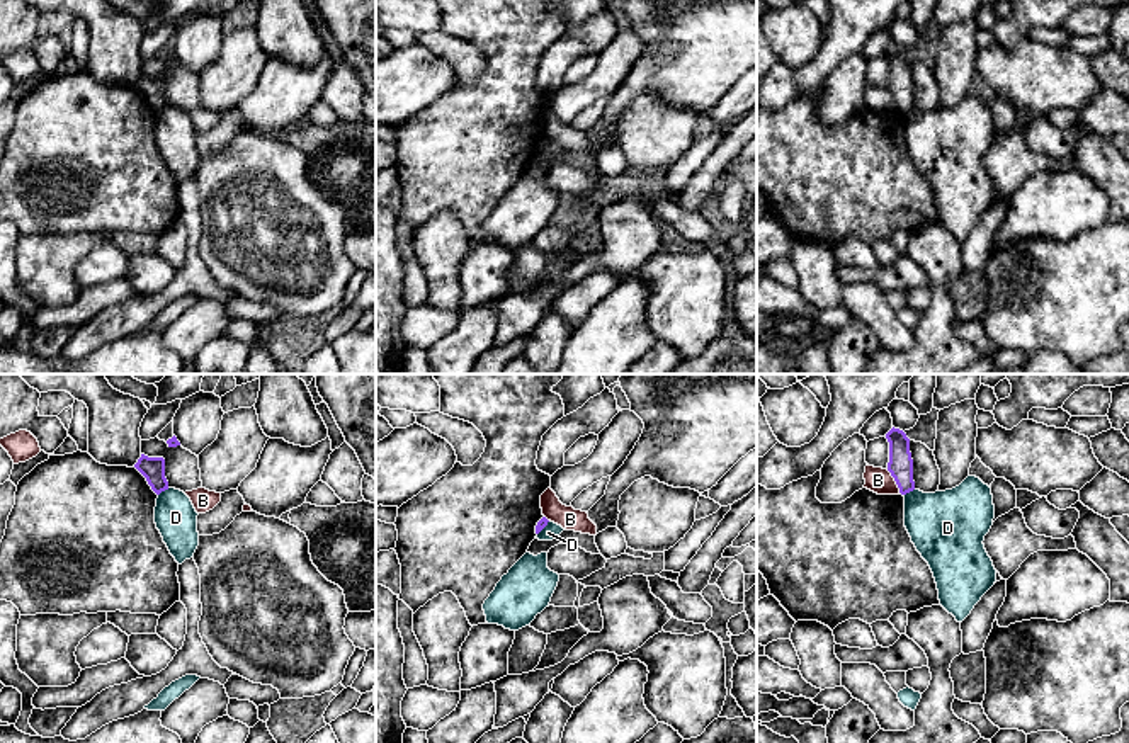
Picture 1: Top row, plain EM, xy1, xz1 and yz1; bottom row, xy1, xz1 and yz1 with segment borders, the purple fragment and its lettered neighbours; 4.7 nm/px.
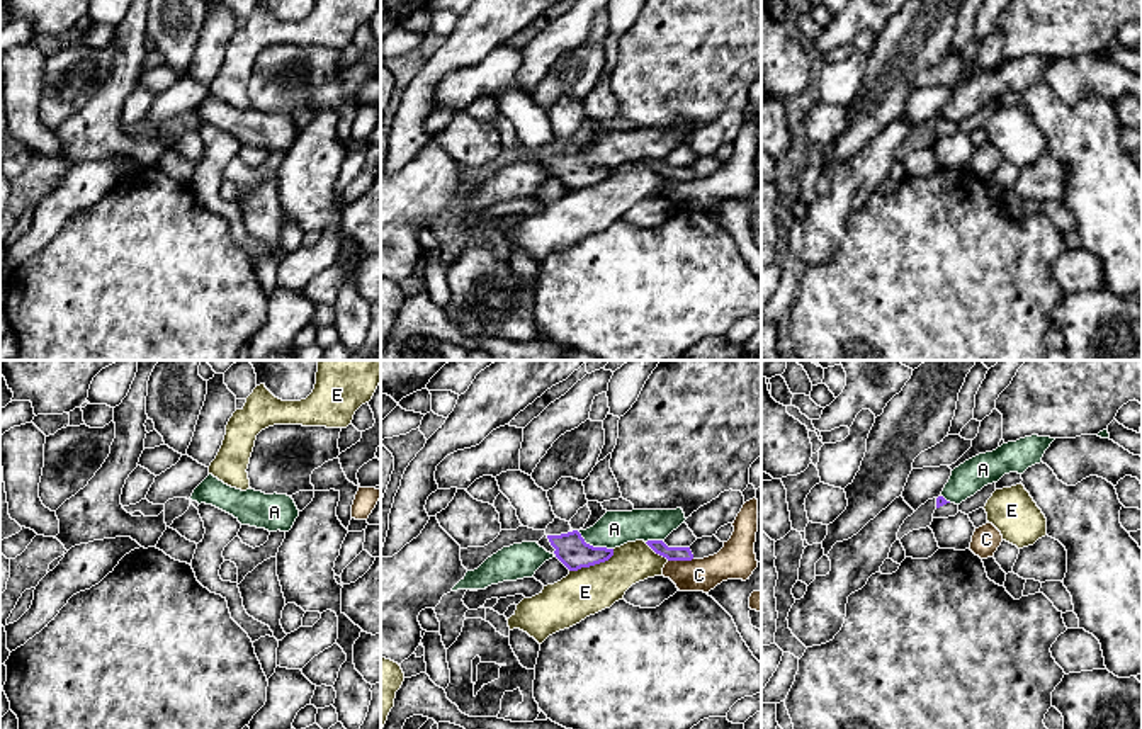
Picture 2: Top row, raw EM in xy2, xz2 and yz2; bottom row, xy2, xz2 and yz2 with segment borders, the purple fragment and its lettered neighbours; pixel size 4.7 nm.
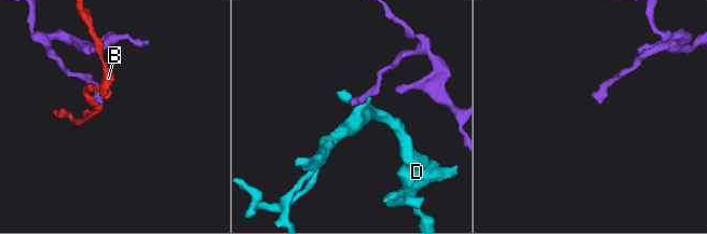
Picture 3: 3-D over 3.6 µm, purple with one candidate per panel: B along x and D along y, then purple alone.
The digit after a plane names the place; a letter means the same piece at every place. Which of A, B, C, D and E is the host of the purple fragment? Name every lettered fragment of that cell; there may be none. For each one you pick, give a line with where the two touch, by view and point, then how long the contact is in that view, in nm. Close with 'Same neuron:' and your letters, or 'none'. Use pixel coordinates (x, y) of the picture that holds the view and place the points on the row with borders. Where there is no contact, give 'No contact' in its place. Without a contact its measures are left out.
Same neuron: none

